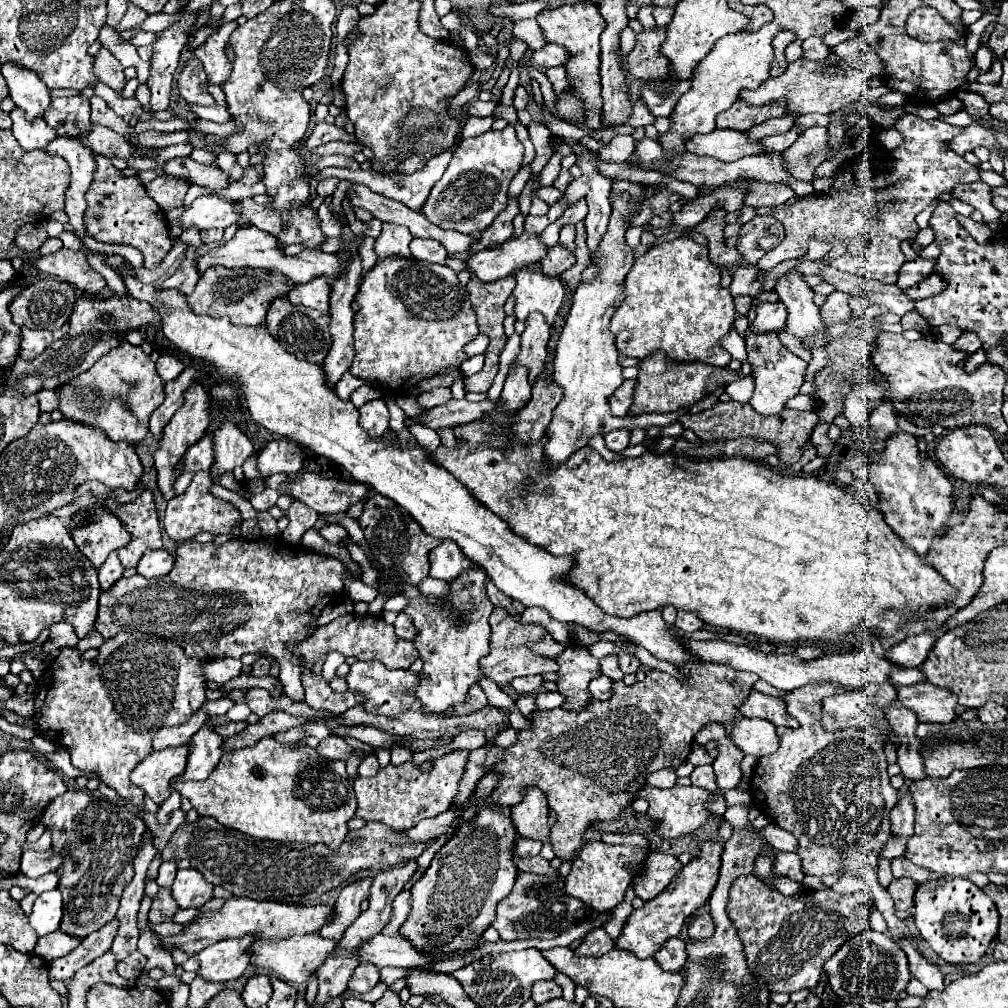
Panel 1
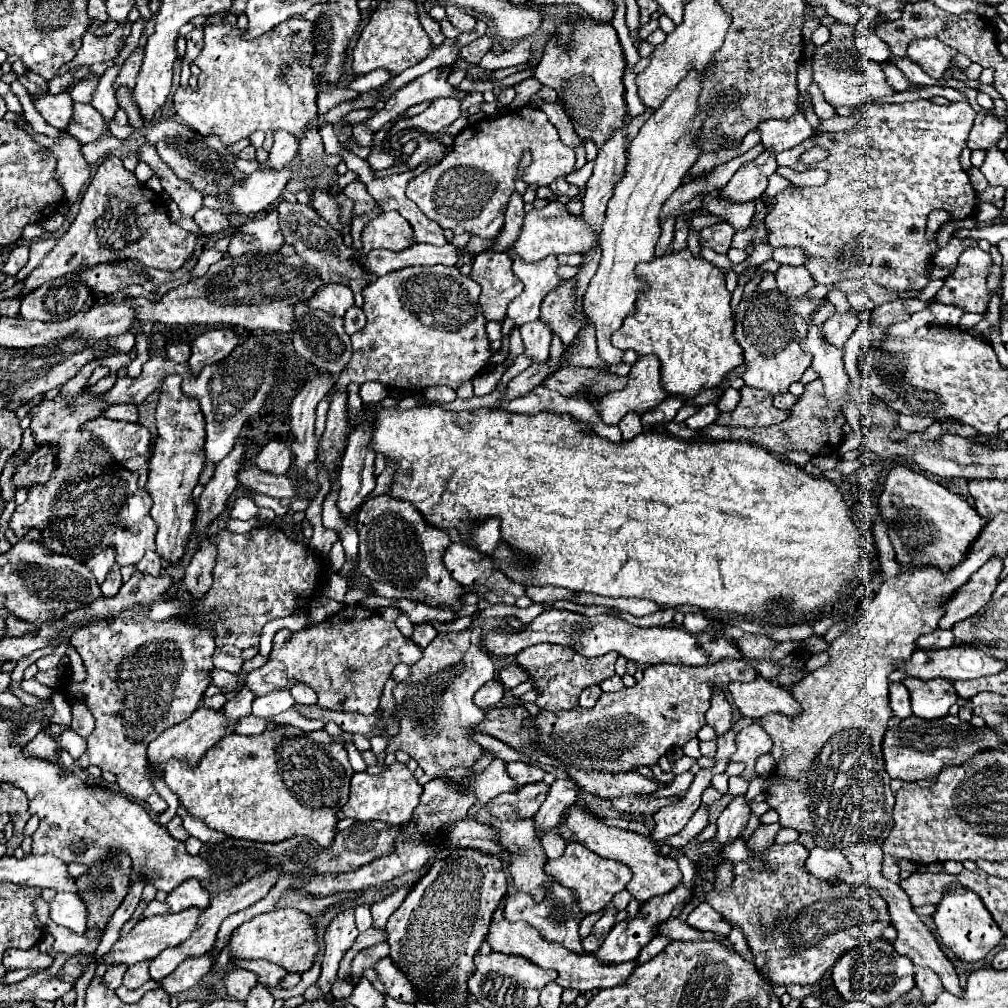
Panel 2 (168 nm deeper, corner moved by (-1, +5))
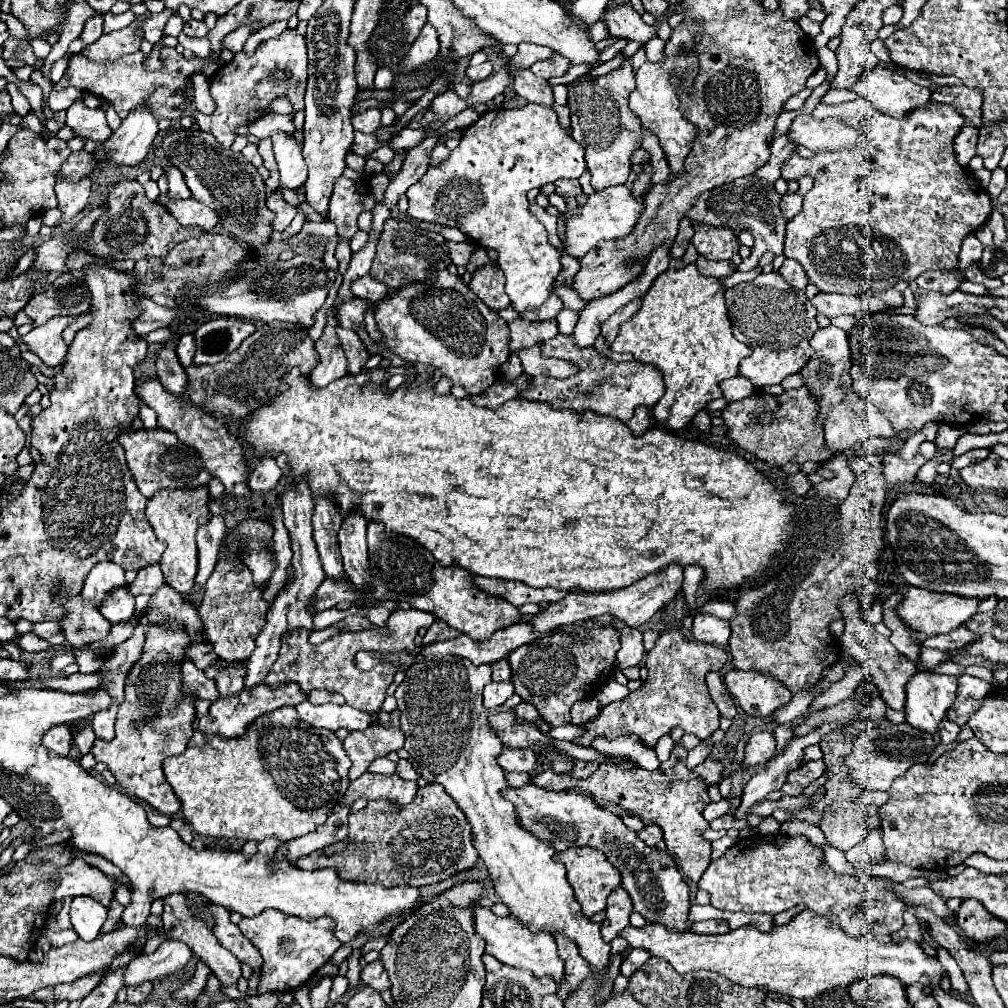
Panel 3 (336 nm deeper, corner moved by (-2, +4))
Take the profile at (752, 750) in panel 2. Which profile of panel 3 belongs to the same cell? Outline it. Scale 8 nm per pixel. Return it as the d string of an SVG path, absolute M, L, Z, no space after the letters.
M756 732L750 736L746 748L744 748L744 766L760 764L772 758L776 752L776 740L772 732Z

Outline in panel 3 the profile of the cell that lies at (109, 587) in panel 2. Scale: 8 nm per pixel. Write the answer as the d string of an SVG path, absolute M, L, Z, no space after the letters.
M116 588L116 592L108 592L104 596L104 604L100 606L100 612L112 622L126 622L134 614L134 596L128 588Z

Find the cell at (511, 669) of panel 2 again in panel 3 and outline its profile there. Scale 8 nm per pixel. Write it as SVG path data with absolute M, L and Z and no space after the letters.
M506 658L492 664L492 680L494 682L508 682L510 678L512 678L512 670L510 670L510 664Z

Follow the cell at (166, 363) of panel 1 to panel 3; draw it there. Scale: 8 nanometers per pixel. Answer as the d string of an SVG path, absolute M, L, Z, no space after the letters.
M184 334L184 336L178 340L176 354L178 354L178 360L180 360L180 364L182 364L184 368L192 364L192 360L194 360L194 336L192 336L192 334Z

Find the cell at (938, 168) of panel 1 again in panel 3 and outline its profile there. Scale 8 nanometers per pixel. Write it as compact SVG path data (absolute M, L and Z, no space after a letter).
M858 98L854 102L846 102L846 104L838 104L838 106L826 106L826 104L818 104L816 110L812 112L814 118L822 120L826 116L834 116L834 118L840 118L844 120L844 124L850 124L852 128L864 132L864 142L860 142L858 146L854 148L848 148L848 150L824 150L824 152L818 152L814 154L812 158L802 158L798 154L798 150L794 148L792 156L784 162L784 168L782 168L782 178L796 178L800 180L802 176L810 174L814 178L814 186L808 194L804 194L804 204L802 204L802 210L788 222L786 226L786 242L784 242L784 256L786 258L794 258L802 264L802 268L806 270L808 278L812 284L818 286L820 292L838 292L838 294L856 294L856 296L862 296L862 294L876 294L876 292L882 292L882 290L888 290L894 286L896 280L916 280L922 272L928 272L928 270L954 270L956 264L958 264L958 252L960 252L960 246L962 246L962 240L976 232L990 216L992 212L992 202L988 198L988 192L978 184L978 180L964 172L964 168L958 164L956 160L956 150L954 150L954 138L958 136L960 128L964 126L964 116L954 108L954 106L948 106L948 104L934 104L934 102L928 102L920 108L914 108L914 112L908 112L910 116L904 116L904 118L892 118L888 114L882 114L878 112L874 106L870 106L866 100Z

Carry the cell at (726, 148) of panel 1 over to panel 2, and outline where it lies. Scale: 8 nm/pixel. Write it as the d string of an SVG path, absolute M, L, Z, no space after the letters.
M793 113L789 119L769 119L759 123L761 143L765 149L781 153L791 149L813 135L813 127L801 113Z

